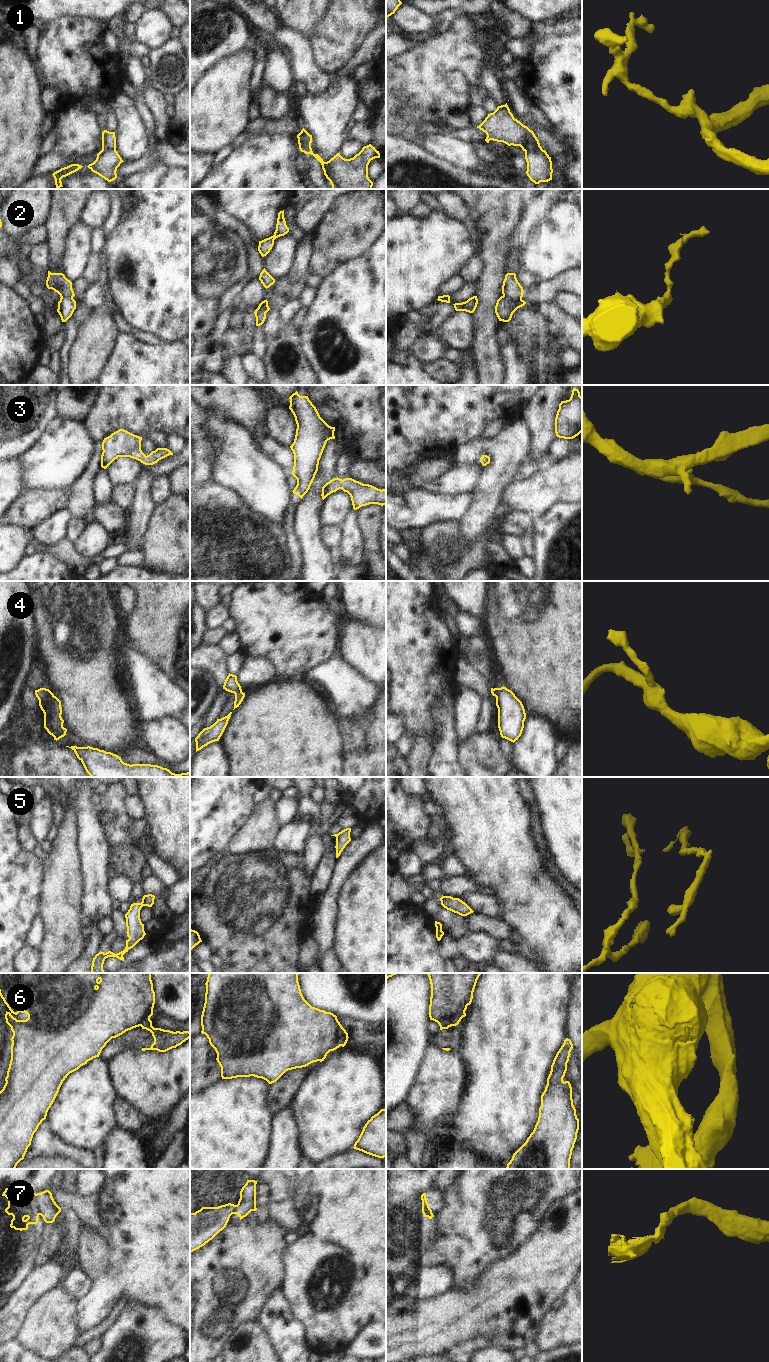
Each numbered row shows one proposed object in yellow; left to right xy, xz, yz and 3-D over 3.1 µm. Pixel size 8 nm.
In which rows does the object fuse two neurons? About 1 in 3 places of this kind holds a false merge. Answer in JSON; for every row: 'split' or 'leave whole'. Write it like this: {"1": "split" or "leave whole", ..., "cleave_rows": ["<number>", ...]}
{"1": "split", "2": "split", "3": "leave whole", "4": "leave whole", "5": "split", "6": "split", "7": "split", "cleave_rows": ["1", "2", "5", "6", "7"]}

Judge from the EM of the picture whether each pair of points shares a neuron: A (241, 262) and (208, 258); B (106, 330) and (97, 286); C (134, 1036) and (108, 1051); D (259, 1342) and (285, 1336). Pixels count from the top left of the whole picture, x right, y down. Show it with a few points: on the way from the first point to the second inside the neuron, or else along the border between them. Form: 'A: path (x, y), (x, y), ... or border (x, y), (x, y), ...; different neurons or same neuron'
A: path (233, 262), (220, 262), (216, 260); same neuron
B: border (102, 307), (95, 310); different neurons
C: path (128, 1040), (114, 1046); same neuron
D: border (256, 1320), (275, 1351); different neurons

